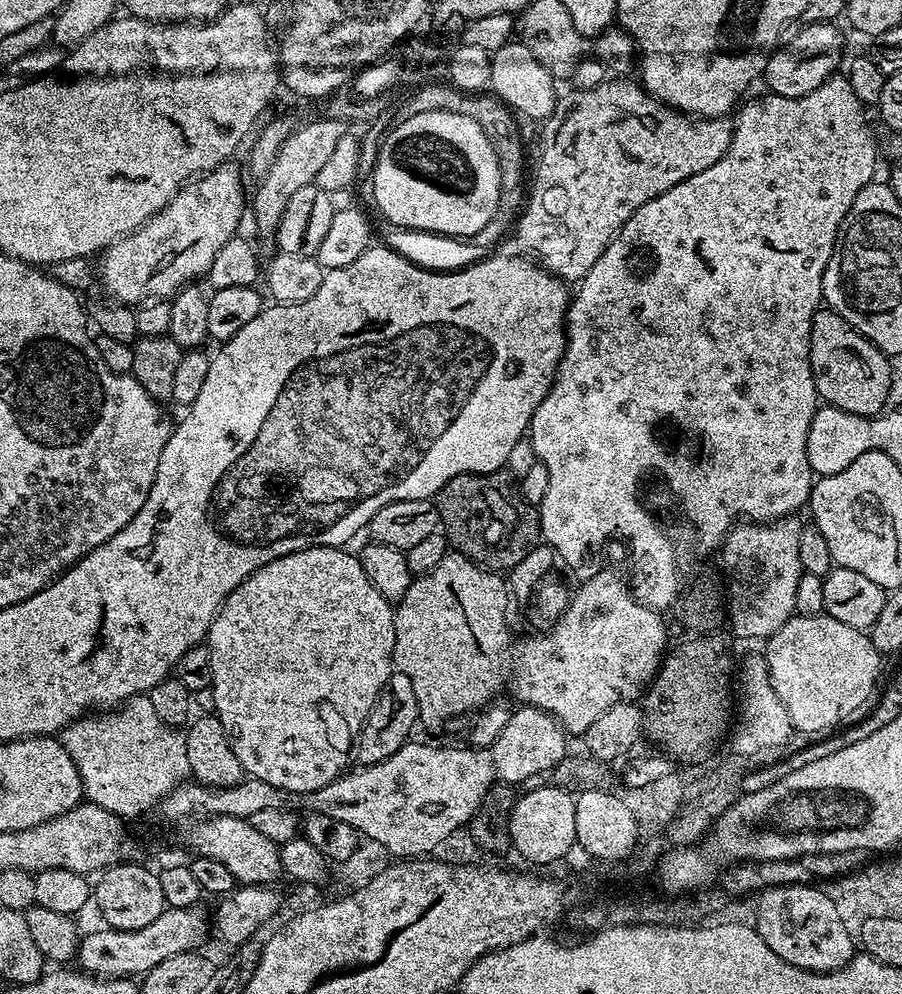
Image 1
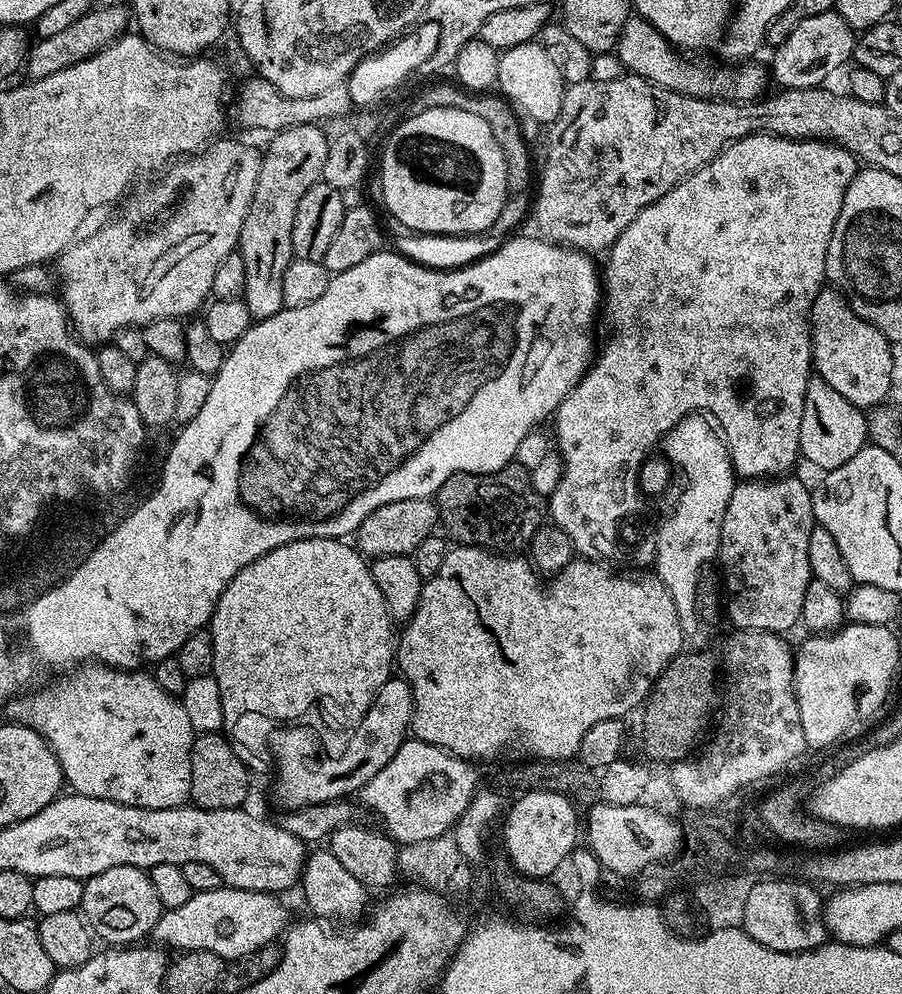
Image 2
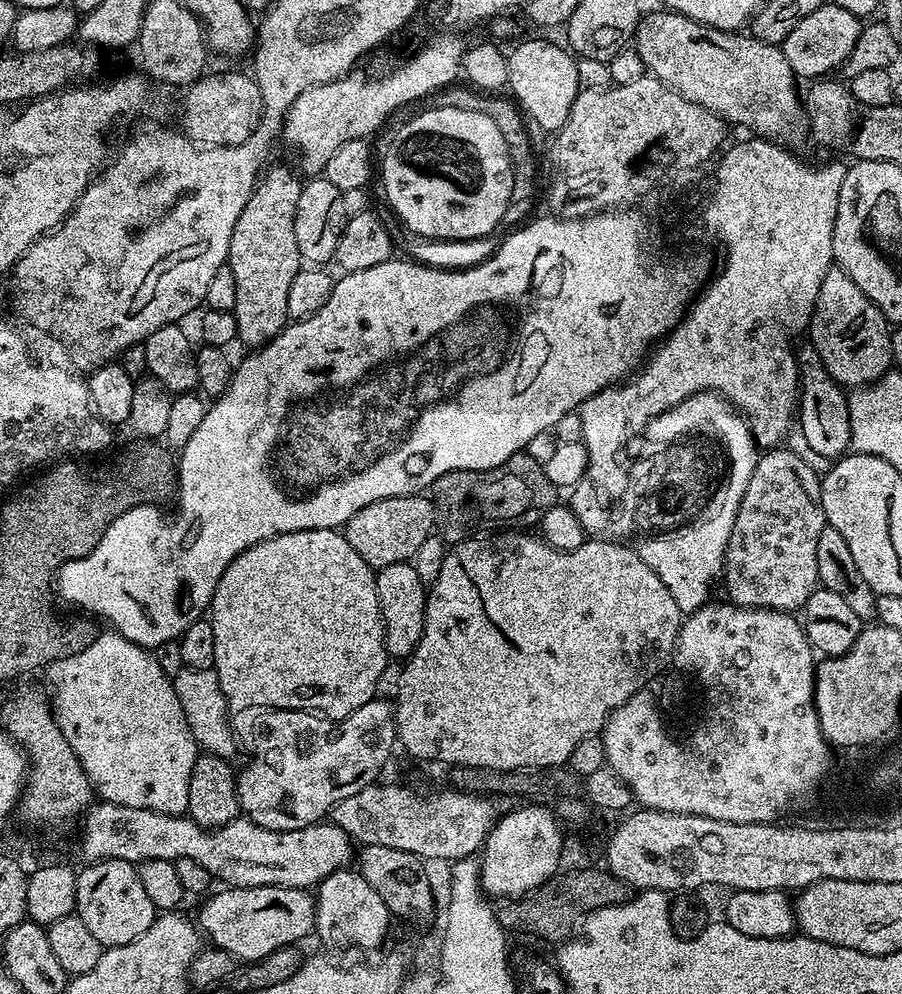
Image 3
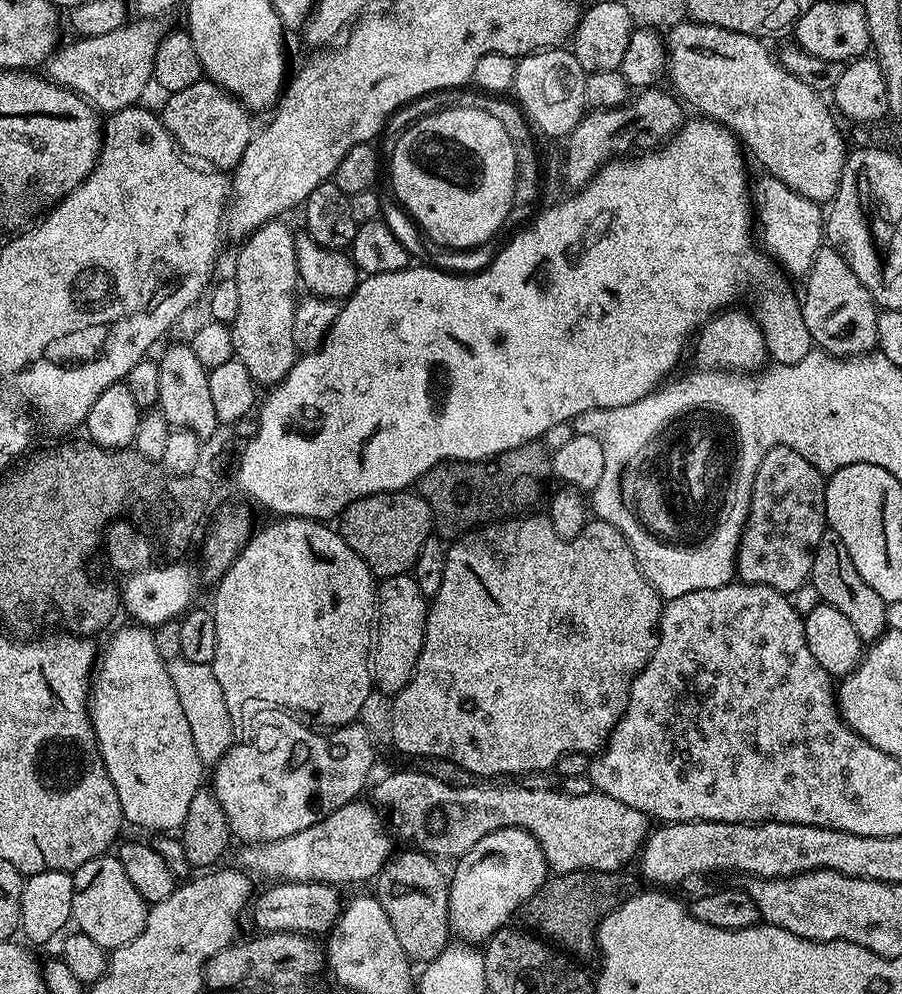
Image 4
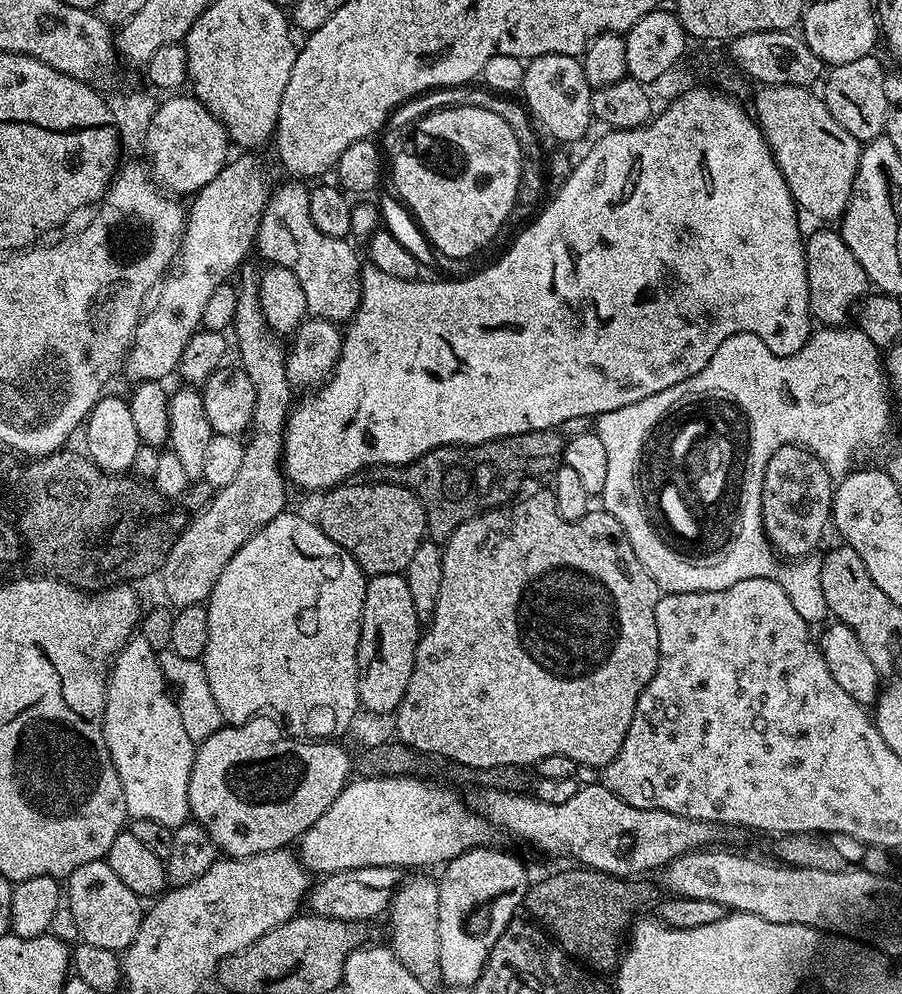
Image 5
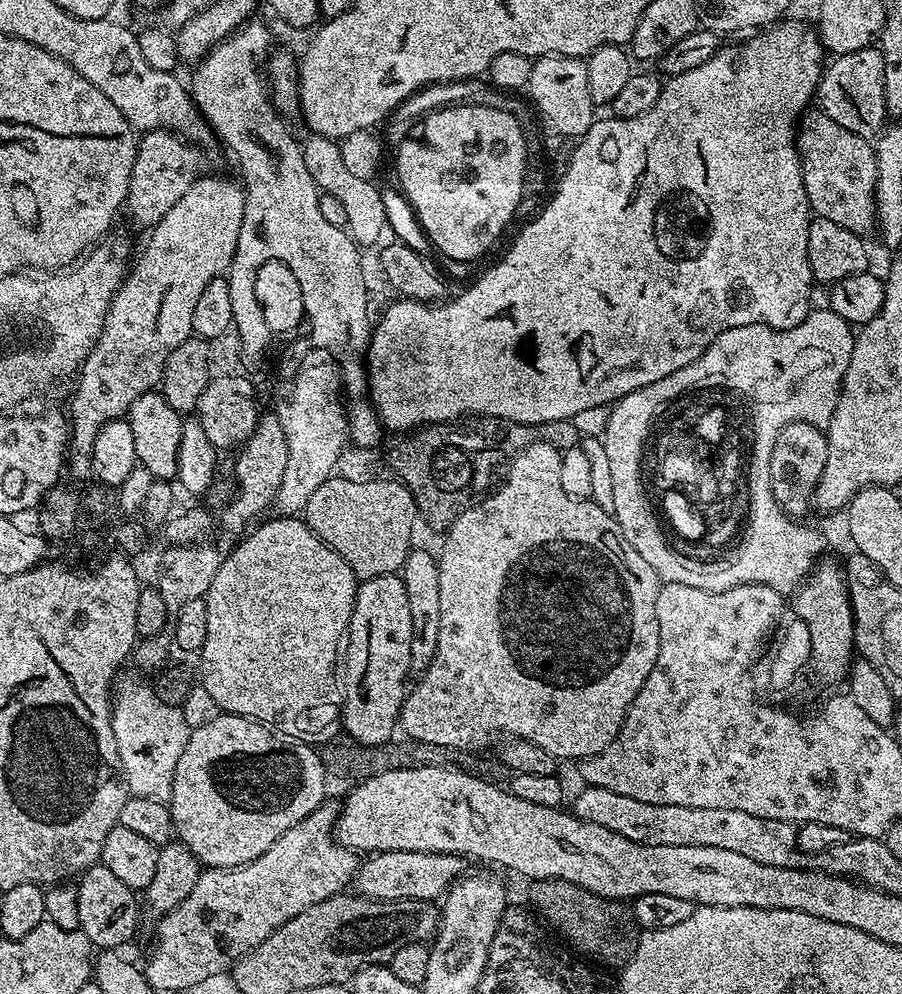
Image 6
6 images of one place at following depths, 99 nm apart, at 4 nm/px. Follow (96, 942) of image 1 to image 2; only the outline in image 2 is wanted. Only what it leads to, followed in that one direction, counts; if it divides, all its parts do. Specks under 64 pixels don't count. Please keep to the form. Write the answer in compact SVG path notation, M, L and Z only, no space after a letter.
M221 886L205 892L193 892L190 902L161 911L150 936L156 939L153 941L157 945L180 948L176 950L181 953L213 952L221 961L237 962L279 941L289 927L288 917L289 911L280 907L273 893Z

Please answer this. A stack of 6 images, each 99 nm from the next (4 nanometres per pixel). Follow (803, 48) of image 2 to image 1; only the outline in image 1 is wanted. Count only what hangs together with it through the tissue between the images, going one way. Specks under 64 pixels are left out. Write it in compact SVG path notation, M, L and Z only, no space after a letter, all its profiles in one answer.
M808 22L805 28L789 42L777 47L768 58L764 67L763 83L768 83L767 91L774 96L798 98L810 94L818 86L822 86L828 77L837 71L840 55L844 52L844 40L840 37L837 25L832 22Z

